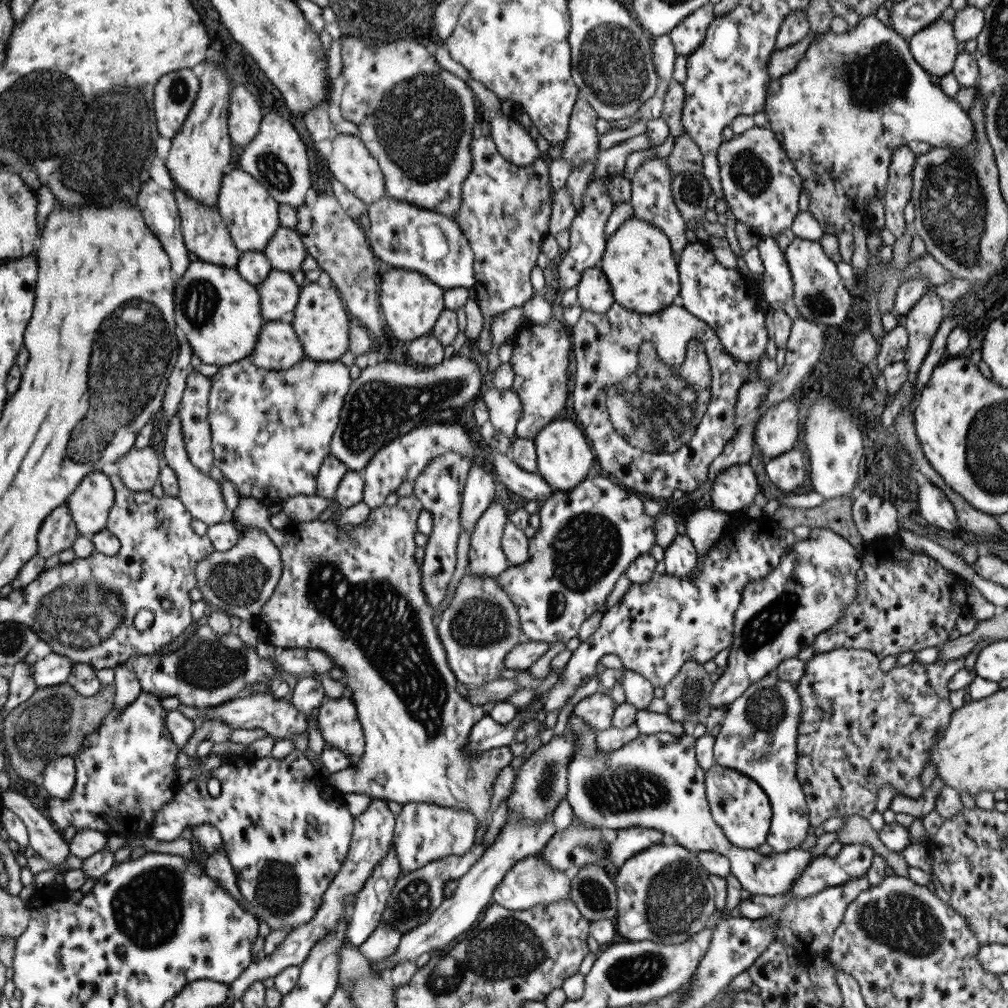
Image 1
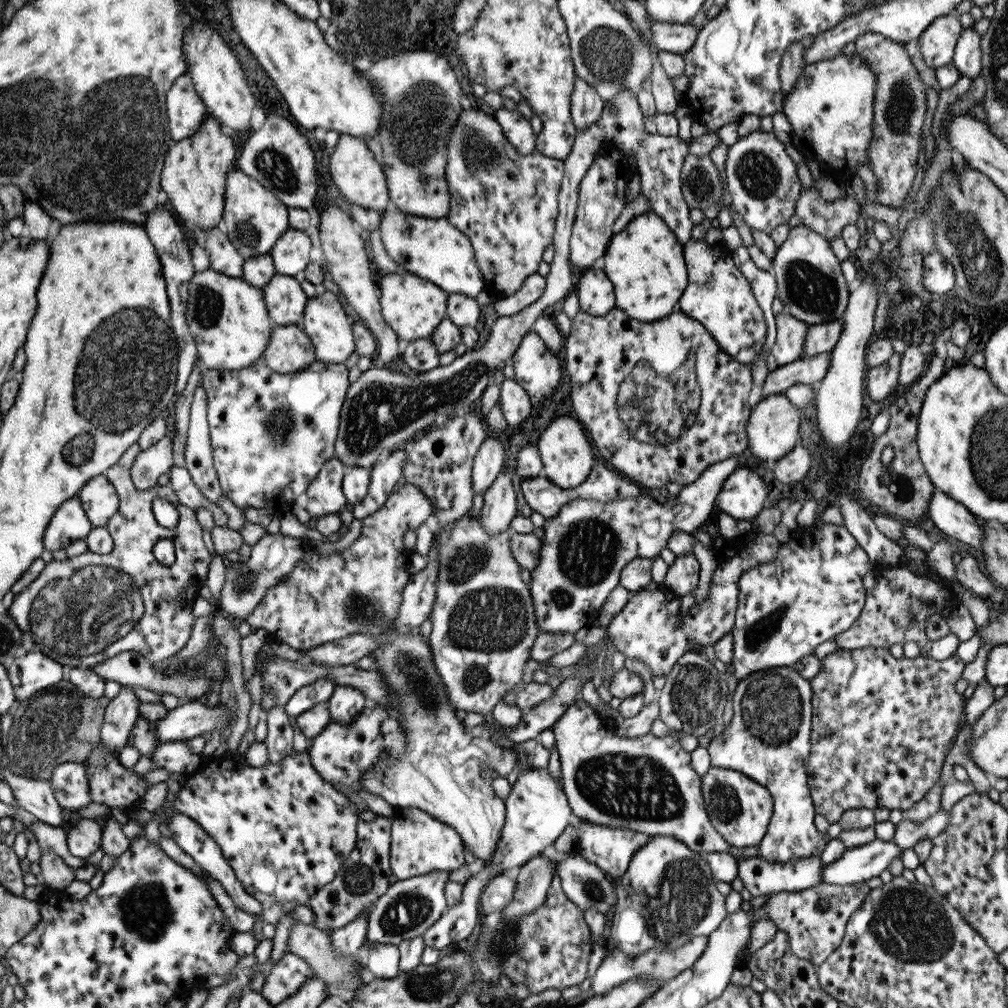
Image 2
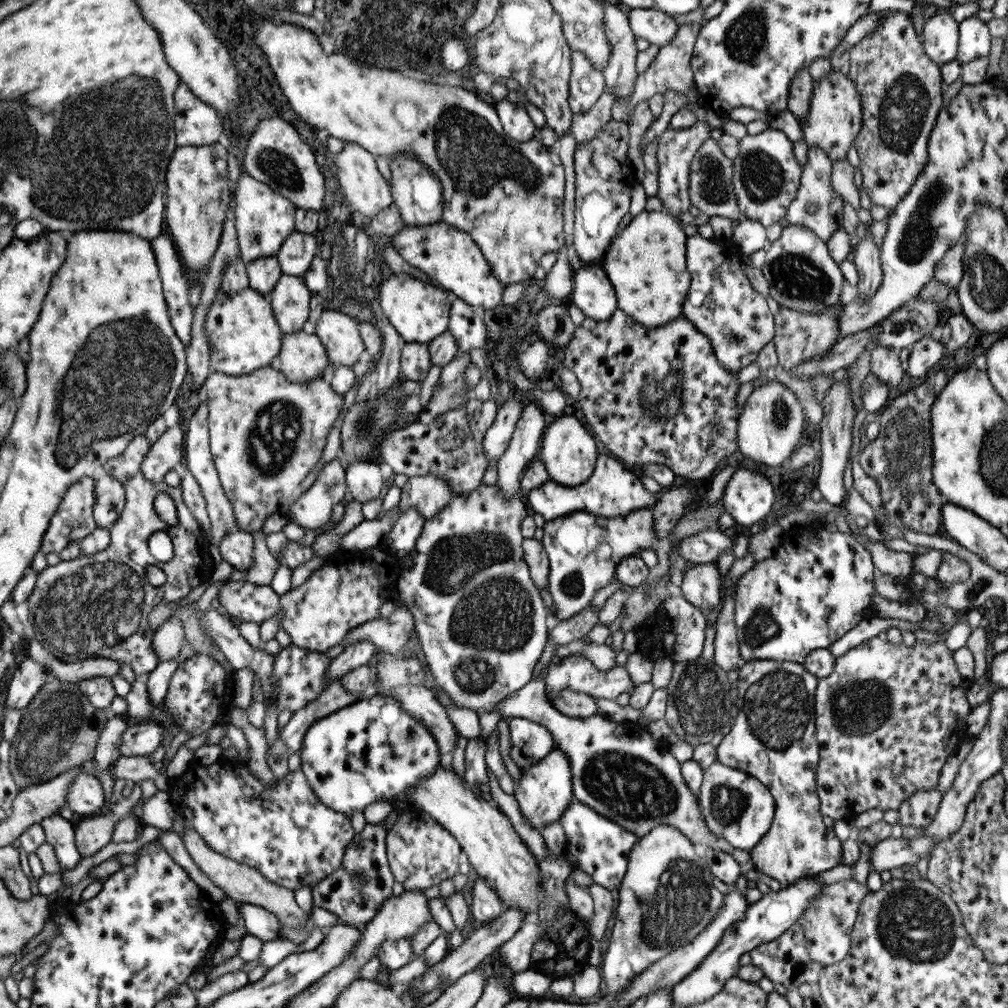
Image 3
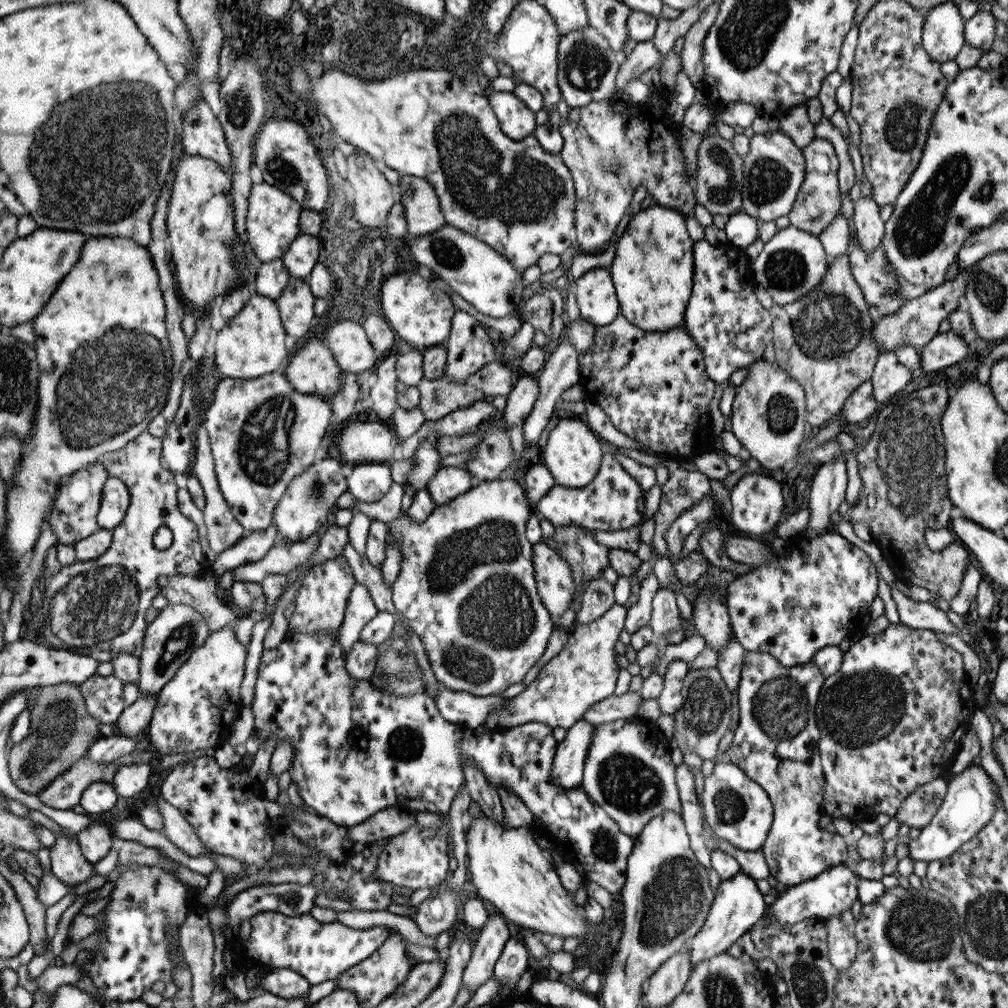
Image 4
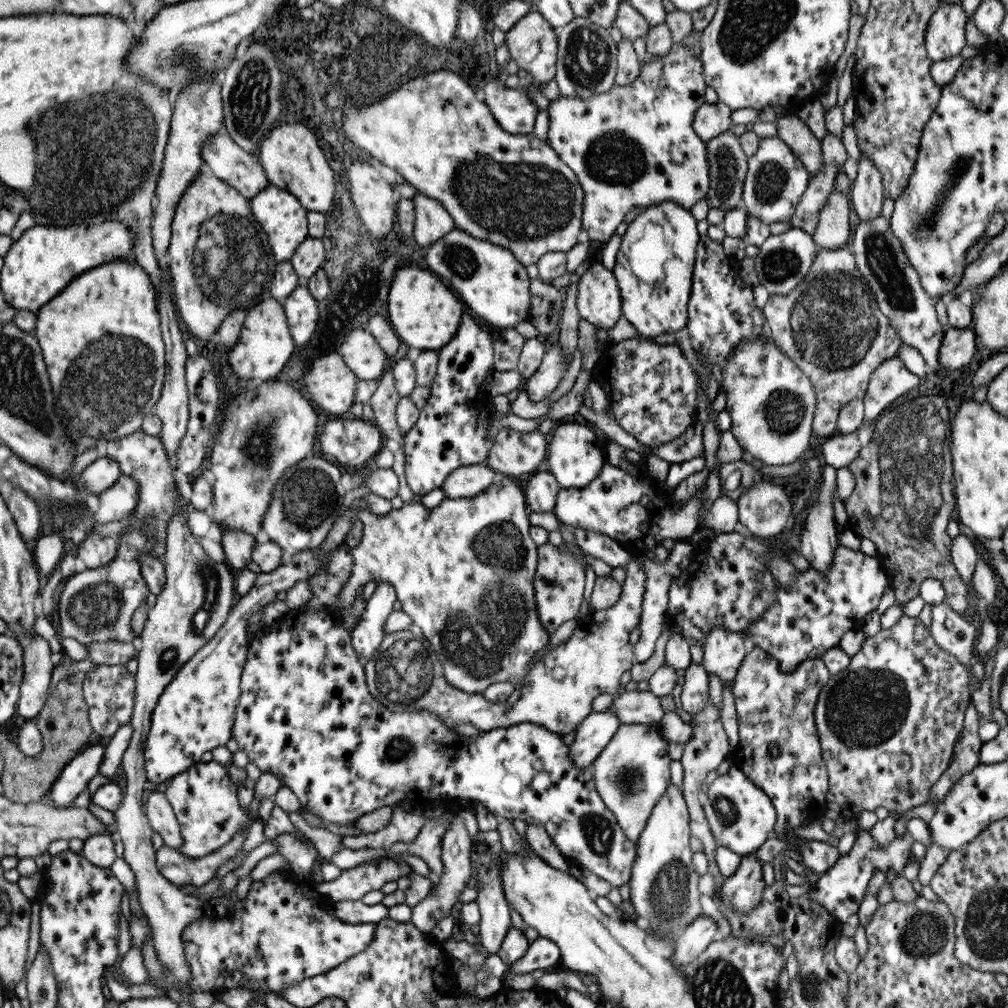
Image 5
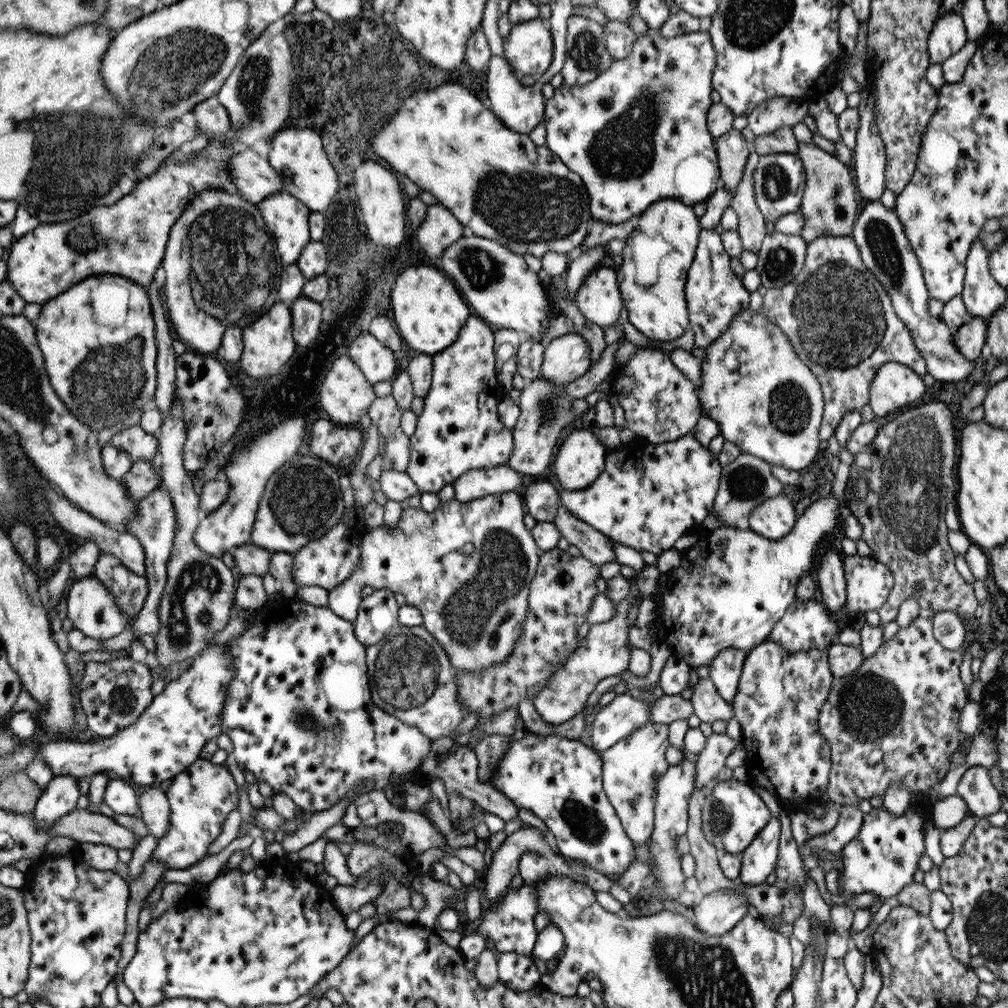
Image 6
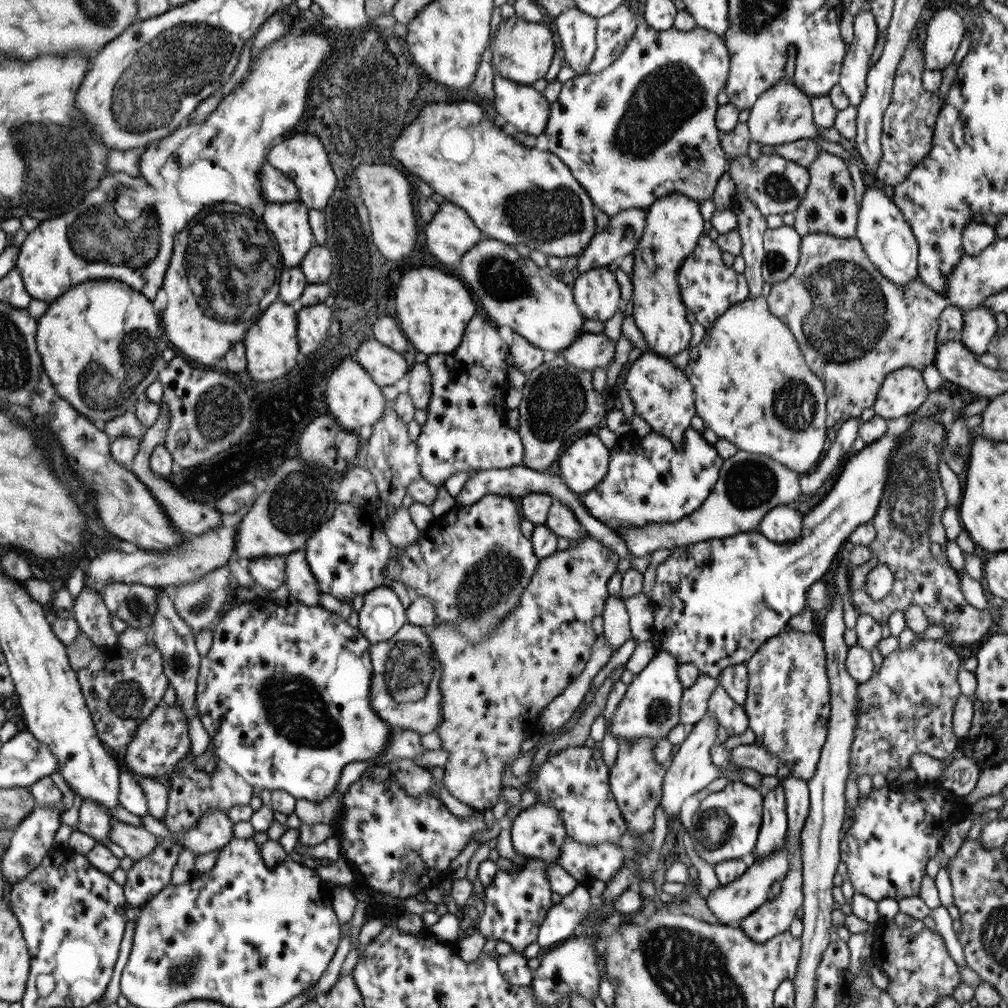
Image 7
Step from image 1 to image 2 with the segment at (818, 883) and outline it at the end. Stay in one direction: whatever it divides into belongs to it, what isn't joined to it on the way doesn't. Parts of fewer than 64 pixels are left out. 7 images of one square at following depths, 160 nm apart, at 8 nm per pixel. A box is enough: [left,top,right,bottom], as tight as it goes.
[821,839,902,884]

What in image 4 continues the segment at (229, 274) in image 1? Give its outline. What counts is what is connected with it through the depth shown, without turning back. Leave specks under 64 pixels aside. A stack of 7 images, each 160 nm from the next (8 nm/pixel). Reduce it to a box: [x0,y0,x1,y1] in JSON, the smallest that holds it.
[210,293,287,379]

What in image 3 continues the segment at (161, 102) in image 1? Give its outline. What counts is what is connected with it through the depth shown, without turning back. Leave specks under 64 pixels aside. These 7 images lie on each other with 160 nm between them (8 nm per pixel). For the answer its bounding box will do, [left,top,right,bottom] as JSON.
[173,82,222,147]

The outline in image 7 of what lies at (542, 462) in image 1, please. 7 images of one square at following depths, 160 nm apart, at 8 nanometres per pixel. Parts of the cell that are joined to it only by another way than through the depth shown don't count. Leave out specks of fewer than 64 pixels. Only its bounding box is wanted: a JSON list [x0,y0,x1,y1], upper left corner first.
[557,434,609,492]

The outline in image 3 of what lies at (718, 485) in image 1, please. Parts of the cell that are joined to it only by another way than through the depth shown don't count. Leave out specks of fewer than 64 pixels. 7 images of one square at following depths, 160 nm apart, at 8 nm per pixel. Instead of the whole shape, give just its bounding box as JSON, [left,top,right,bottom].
[722,469,773,527]

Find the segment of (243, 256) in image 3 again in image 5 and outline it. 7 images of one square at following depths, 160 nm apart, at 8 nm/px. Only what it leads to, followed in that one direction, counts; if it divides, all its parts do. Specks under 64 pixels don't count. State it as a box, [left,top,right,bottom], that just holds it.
[249,185,308,263]

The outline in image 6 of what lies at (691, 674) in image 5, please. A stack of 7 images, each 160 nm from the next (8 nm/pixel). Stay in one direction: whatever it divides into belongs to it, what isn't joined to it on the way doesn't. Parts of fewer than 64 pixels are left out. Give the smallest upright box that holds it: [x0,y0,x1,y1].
[688,677,732,724]

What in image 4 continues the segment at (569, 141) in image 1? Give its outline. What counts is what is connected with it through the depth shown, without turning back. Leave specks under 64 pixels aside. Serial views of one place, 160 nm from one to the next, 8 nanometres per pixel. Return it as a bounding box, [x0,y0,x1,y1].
[557,24,620,109]

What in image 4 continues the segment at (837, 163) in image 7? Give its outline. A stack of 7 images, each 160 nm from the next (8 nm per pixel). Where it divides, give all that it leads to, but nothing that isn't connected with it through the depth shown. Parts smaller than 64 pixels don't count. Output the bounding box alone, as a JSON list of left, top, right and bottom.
[778,103,849,263]

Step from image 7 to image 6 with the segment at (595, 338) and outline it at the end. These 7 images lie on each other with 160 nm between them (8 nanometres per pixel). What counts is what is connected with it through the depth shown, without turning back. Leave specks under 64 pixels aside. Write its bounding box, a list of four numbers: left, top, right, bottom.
[538,333,589,386]

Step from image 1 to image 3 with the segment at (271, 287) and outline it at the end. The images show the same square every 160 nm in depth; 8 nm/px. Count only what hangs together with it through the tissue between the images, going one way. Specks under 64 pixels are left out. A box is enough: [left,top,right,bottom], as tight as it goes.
[266,274,310,334]

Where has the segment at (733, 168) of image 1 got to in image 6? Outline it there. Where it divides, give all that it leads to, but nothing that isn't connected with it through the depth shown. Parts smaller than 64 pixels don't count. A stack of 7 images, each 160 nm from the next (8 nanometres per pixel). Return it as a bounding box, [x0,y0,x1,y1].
[753,154,806,224]

